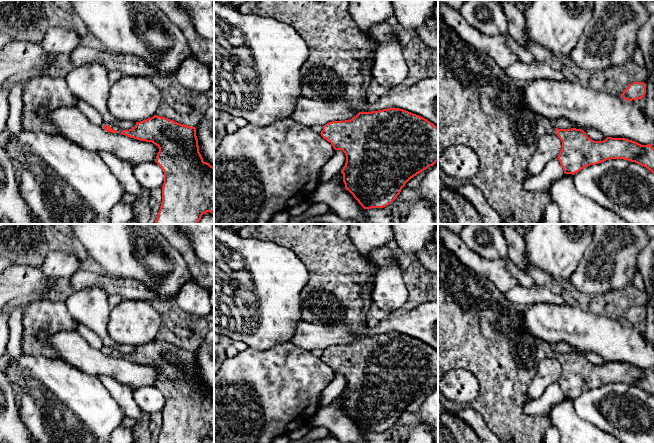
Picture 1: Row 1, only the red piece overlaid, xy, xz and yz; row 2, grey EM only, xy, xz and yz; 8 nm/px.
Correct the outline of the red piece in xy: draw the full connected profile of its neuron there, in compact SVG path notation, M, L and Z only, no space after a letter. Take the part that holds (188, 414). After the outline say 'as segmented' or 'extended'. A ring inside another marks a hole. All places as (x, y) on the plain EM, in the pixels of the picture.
M154 339L153 341L148 342L146 344L136 346L136 349L132 353L129 353L129 354L122 355L119 351L111 347L103 349L103 352L108 356L122 358L122 359L125 359L140 365L152 366L159 372L159 376L156 380L155 386L161 391L161 393L164 396L164 407L162 410L162 426L161 426L160 434L158 436L157 443L201 443L202 439L207 436L214 438L214 391L211 390L209 387L203 385L203 382L199 376L198 363L196 360L195 351L183 349L173 344L170 344L168 342Z; extended

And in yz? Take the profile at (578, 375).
M438 237L438 383L440 379L442 378L442 376L447 371L455 369L455 368L461 368L473 373L478 379L479 387L480 387L478 396L470 404L457 403L447 399L442 394L442 392L440 391L438 387L438 401L442 404L442 406L445 409L453 411L453 410L461 410L465 407L473 408L483 417L487 426L500 439L502 443L543 443L544 435L546 431L552 427L551 421L547 415L538 415L538 416L526 415L524 412L524 405L526 401L528 400L527 391L537 372L538 364L543 359L548 359L548 358L556 358L562 366L562 373L557 382L565 398L573 399L585 391L588 391L590 389L596 389L610 383L624 383L631 386L635 386L641 390L646 391L648 394L654 397L654 372L652 371L651 368L641 369L635 365L632 365L626 362L612 362L612 361L607 361L603 365L594 365L591 362L589 362L586 359L586 357L581 353L571 352L566 354L566 353L555 352L552 349L552 345L545 342L544 340L537 339L526 332L526 330L524 329L524 324L521 318L521 314L522 314L521 306L515 303L510 303L506 299L505 293L502 293L501 291L499 291L492 282L490 282L487 278L477 275L473 271L468 269L463 263L459 261L459 259L450 250L447 249L447 247L443 244L443 242L440 241Z; extended

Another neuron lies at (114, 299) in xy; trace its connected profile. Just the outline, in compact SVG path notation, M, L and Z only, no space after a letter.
M117 293L109 295L109 297L108 297L108 303L111 308L118 305L122 300L123 300L123 297Z

